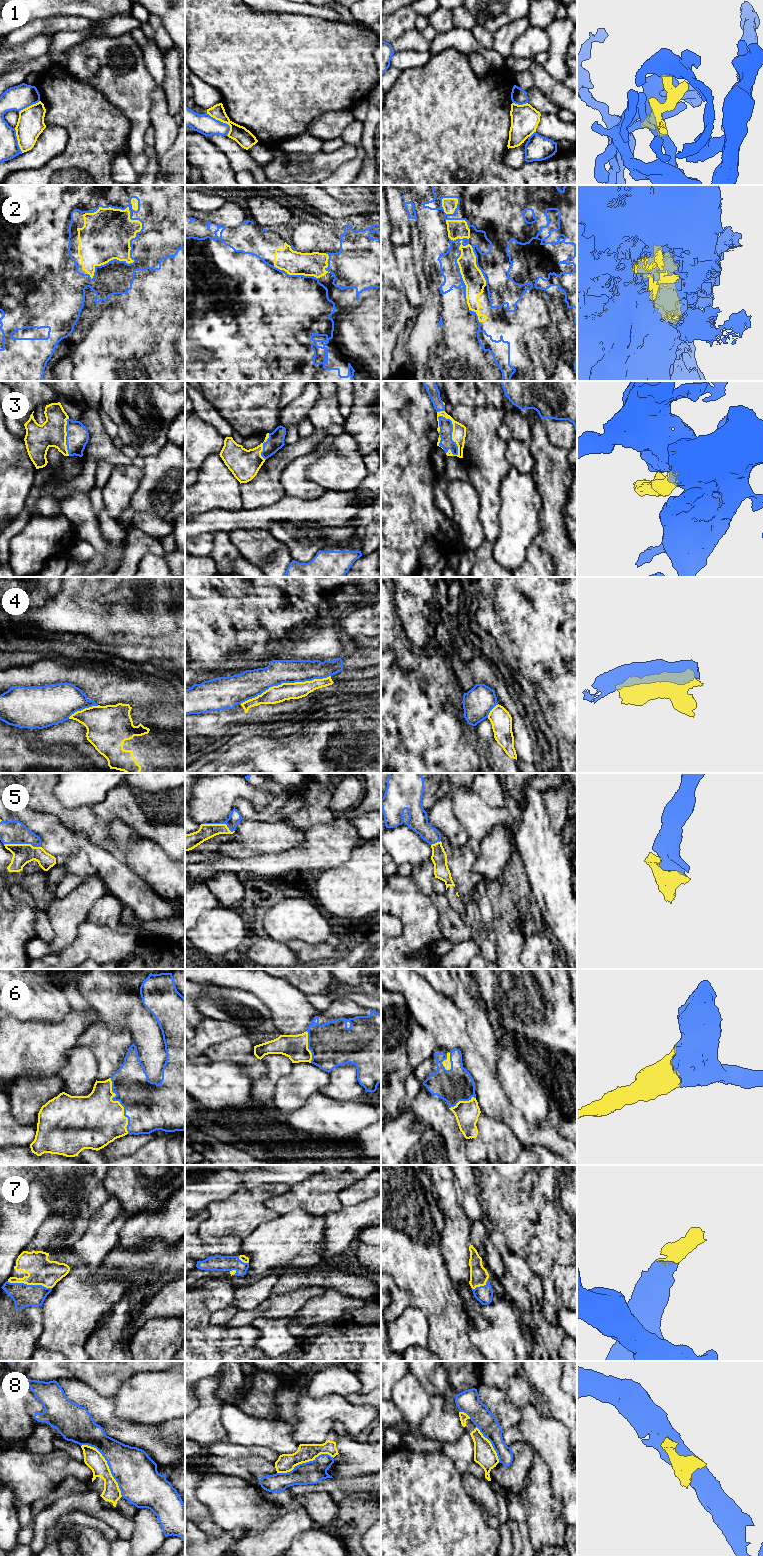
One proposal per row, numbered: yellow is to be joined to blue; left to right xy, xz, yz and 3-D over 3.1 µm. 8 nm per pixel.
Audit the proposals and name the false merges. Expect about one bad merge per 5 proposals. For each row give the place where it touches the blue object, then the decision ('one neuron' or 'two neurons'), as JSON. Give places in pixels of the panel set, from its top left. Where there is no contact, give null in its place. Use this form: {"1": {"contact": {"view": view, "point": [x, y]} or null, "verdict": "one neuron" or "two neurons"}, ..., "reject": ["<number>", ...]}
{"1": {"contact": {"view": "xz", "point": [222, 122]}, "verdict": "two neurons"}, "2": {"contact": {"view": "xy", "point": [130, 255]}, "verdict": "one neuron"}, "3": {"contact": {"view": "yz", "point": [452, 431]}, "verdict": "one neuron"}, "4": {"contact": {"view": "xz", "point": [285, 682]}, "verdict": "two neurons"}, "5": {"contact": {"view": "xy", "point": [22, 843]}, "verdict": "one neuron"}, "6": {"contact": {"view": "xy", "point": [120, 1103]}, "verdict": "one neuron"}, "7": {"contact": {"view": "xy", "point": [29, 1285]}, "verdict": "one neuron"}, "8": {"contact": {"view": "xy", "point": [108, 1465]}, "verdict": "two neurons"}, "reject": ["1", "4", "8"]}

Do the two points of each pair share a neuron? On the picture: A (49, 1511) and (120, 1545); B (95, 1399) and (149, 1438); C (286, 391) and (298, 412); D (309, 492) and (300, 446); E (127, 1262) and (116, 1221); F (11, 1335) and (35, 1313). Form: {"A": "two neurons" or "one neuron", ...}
{"A": "two neurons", "B": "one neuron", "C": "two neurons", "D": "two neurons", "E": "two neurons", "F": "one neuron"}

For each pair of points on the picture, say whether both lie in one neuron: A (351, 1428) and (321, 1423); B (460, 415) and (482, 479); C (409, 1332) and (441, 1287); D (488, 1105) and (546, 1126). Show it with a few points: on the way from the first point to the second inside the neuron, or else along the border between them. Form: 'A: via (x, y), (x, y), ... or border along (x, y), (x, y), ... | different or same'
A: via (344, 1421), (340, 1417), (328, 1417) | same
B: via (476, 430), (482, 439), (482, 463) | same
C: border along (411, 1305), (420, 1308), (426, 1314), (429, 1334) | different
D: via (502, 1109), (523, 1129), (532, 1129) | same

